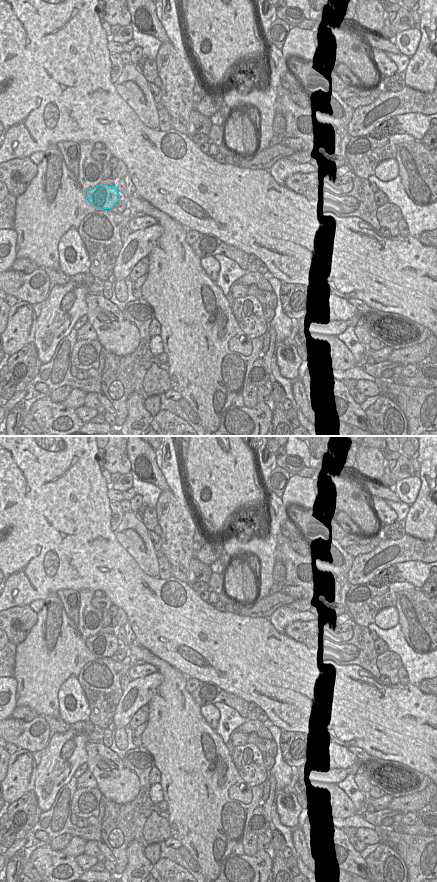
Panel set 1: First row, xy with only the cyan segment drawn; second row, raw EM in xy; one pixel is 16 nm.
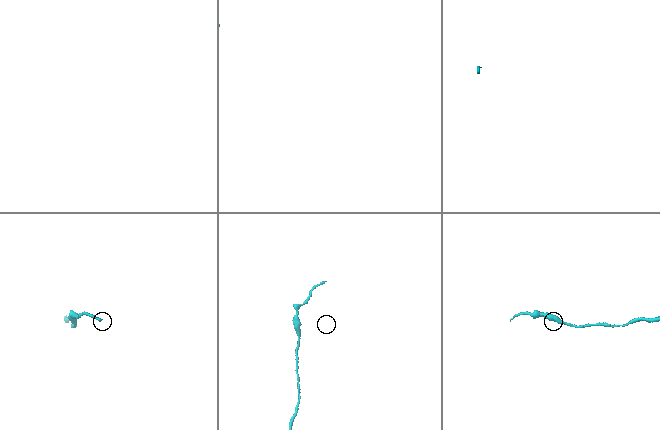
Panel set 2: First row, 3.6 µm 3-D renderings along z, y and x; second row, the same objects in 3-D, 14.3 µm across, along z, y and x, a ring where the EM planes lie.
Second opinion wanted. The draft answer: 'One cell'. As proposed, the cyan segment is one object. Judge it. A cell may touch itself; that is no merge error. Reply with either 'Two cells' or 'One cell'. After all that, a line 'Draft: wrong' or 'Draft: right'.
Two cells.
Draft: wrong

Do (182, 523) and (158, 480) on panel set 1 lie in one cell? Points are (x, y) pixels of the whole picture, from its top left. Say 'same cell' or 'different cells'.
different cells

